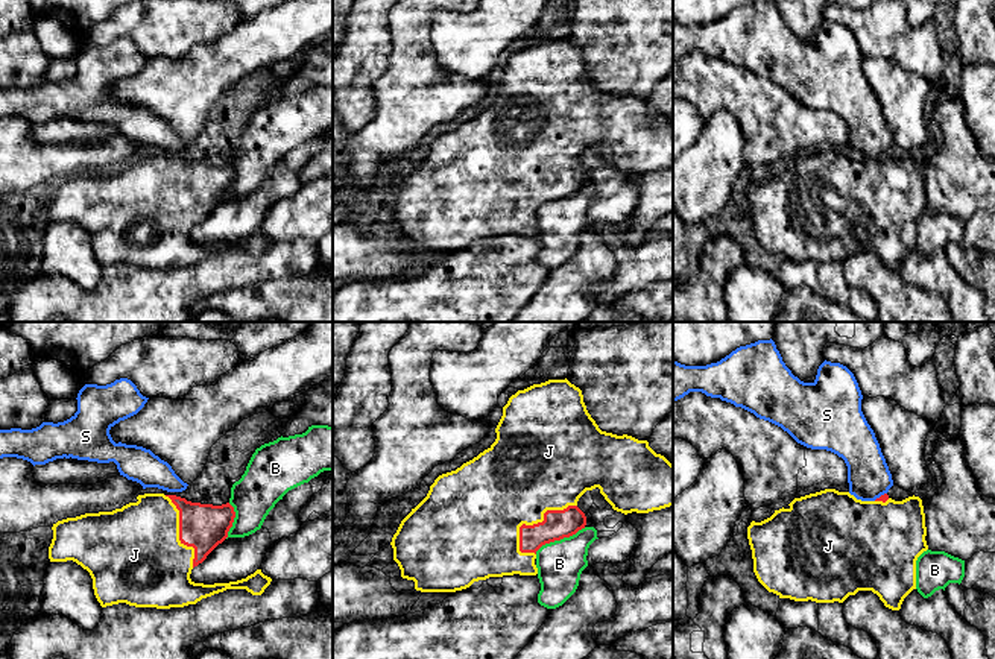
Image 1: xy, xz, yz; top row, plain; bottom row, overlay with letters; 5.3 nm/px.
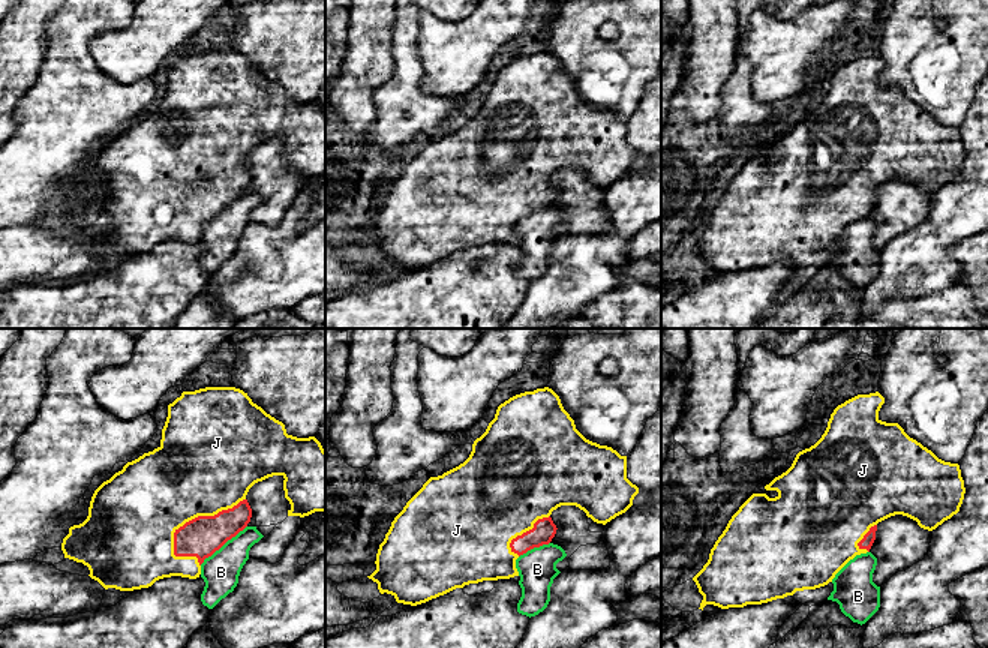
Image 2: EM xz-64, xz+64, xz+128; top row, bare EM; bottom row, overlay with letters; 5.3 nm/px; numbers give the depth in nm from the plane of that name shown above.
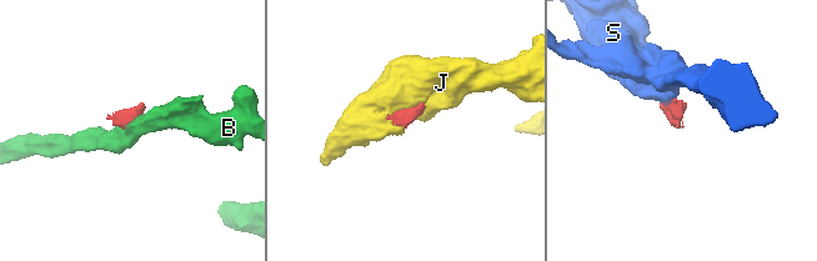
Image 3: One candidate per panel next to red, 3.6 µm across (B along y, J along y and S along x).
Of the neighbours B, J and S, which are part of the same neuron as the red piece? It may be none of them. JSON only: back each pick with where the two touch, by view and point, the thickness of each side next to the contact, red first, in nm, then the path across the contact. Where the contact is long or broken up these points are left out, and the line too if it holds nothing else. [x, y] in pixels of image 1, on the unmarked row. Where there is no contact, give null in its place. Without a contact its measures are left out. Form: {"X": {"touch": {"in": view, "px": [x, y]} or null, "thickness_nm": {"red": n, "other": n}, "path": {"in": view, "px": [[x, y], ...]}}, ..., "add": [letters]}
{"J": {"touch": {"in": "xz", "px": [538, 182]}, "thickness_nm": {"red": 160, "other": 460}}, "add": ["J"]}

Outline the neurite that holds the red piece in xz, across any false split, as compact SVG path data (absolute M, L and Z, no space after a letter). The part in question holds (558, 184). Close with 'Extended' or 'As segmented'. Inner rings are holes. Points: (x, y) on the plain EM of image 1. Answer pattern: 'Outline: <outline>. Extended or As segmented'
Outline: M548 39L541 44L533 44L524 50L518 50L512 55L507 64L503 67L503 76L495 88L495 102L480 112L472 120L463 123L456 131L439 135L430 146L427 156L401 181L396 193L392 197L393 220L401 229L401 237L415 241L415 249L421 252L456 252L469 248L474 241L486 240L489 237L503 235L536 235L538 228L535 225L536 211L550 202L561 200L576 194L579 190L585 188L586 176L577 167L579 158L595 147L612 166L614 170L624 175L649 173L653 170L661 170L673 166L673 125L661 114L656 114L647 100L638 100L632 96L623 94L617 96L612 93L602 91L595 80L586 70L583 62L583 55L579 47L565 39Z. Extended

